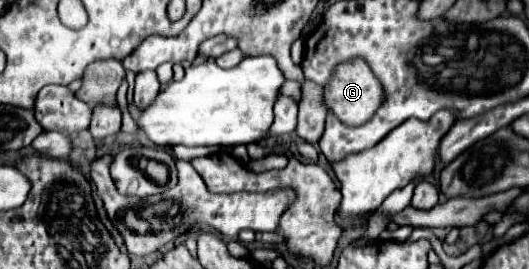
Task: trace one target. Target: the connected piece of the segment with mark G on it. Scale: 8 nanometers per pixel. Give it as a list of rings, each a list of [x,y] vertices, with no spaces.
[[[363,60],[339,64],[333,80],[325,86],[325,106],[333,110],[335,116],[339,116],[339,120],[343,120],[349,126],[359,126],[367,122],[367,118],[375,114],[375,108],[379,108],[381,102],[383,102],[383,88],[375,80],[375,76],[371,76],[371,68],[367,68]]]

